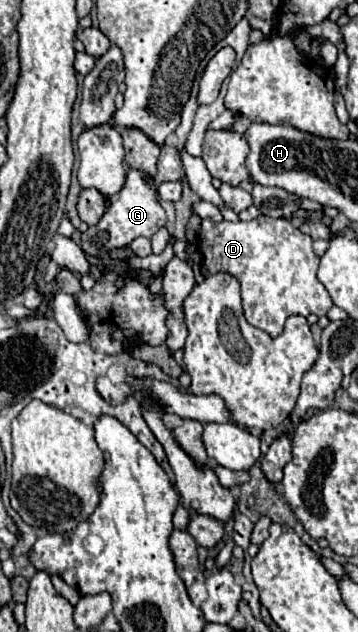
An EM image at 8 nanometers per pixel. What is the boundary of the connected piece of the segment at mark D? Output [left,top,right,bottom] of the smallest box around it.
[199,216,333,338]

